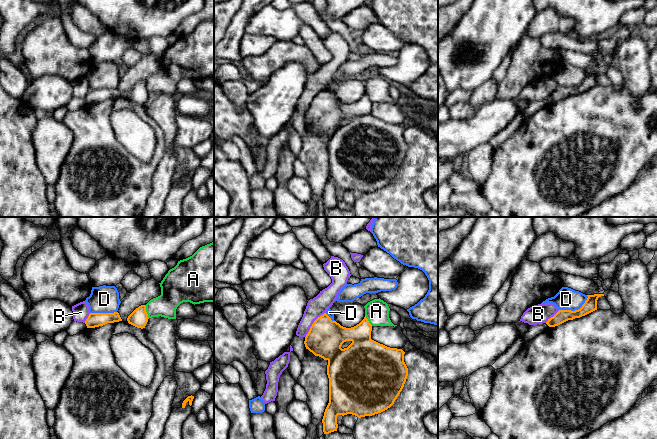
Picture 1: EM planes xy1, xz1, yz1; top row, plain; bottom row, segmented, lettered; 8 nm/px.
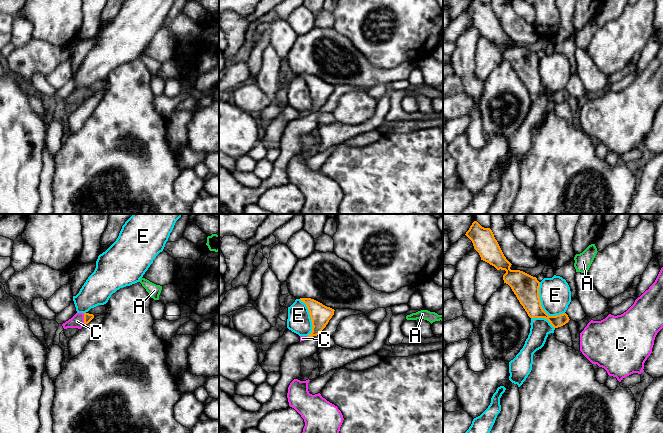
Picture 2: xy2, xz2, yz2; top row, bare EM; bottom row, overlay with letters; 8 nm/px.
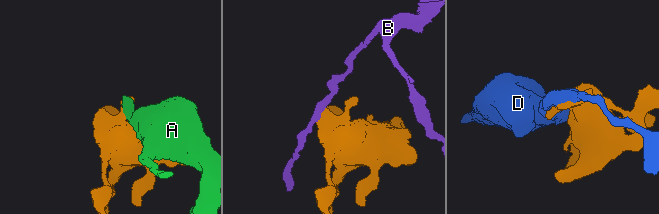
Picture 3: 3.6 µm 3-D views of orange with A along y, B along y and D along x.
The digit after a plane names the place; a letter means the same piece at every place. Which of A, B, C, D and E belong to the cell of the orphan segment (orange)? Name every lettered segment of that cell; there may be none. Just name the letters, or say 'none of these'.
C

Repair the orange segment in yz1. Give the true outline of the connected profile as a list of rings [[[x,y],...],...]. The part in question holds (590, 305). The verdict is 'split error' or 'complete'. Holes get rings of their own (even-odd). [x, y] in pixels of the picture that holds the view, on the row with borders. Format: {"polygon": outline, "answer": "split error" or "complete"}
{"polygon": [[[594,294],[594,295],[587,295],[588,298],[582,307],[578,310],[571,311],[571,310],[559,310],[553,317],[548,319],[546,324],[549,327],[558,326],[568,320],[573,320],[575,318],[580,318],[585,316],[595,310],[597,310],[597,300],[599,297],[604,296],[604,294]]], "answer": "complete"}

